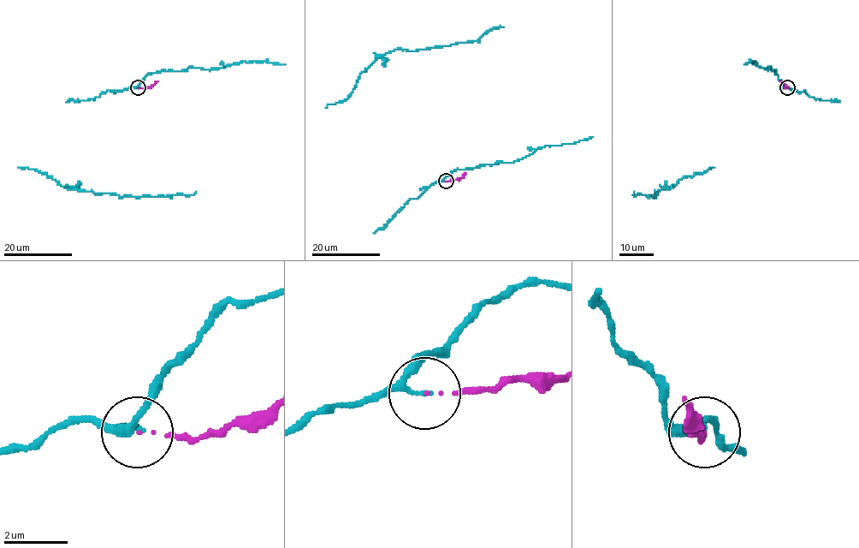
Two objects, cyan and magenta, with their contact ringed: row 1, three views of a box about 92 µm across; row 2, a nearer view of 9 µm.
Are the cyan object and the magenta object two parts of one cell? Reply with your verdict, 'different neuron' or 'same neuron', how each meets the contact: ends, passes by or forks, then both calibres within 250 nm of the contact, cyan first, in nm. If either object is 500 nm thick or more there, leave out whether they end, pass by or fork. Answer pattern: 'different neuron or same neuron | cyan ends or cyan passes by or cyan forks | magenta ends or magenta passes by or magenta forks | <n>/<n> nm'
same neuron | cyan passes by | magenta ends | 150/40 nm

